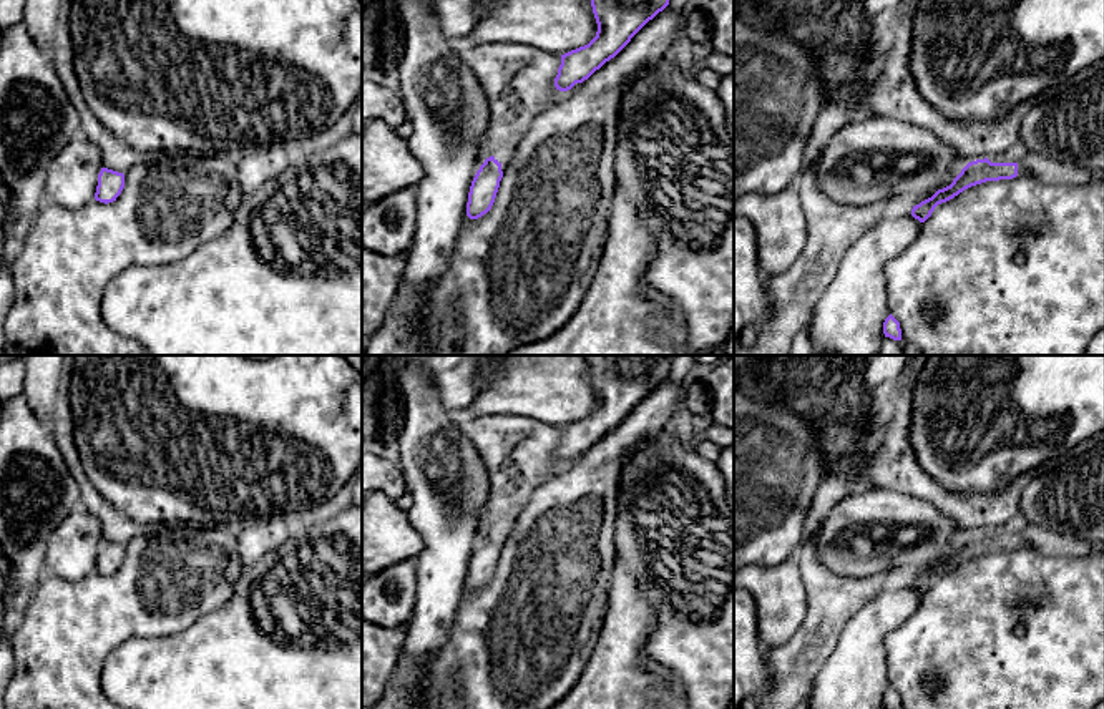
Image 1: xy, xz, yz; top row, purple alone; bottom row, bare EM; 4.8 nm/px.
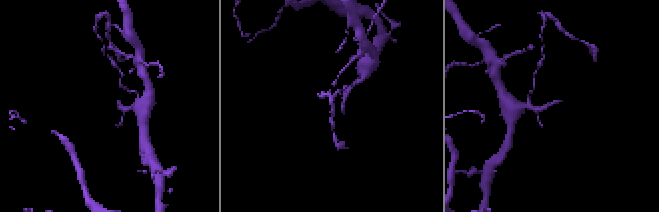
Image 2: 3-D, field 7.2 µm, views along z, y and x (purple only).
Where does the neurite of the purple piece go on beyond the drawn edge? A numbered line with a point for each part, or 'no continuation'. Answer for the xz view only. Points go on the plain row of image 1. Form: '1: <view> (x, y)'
no continuation

